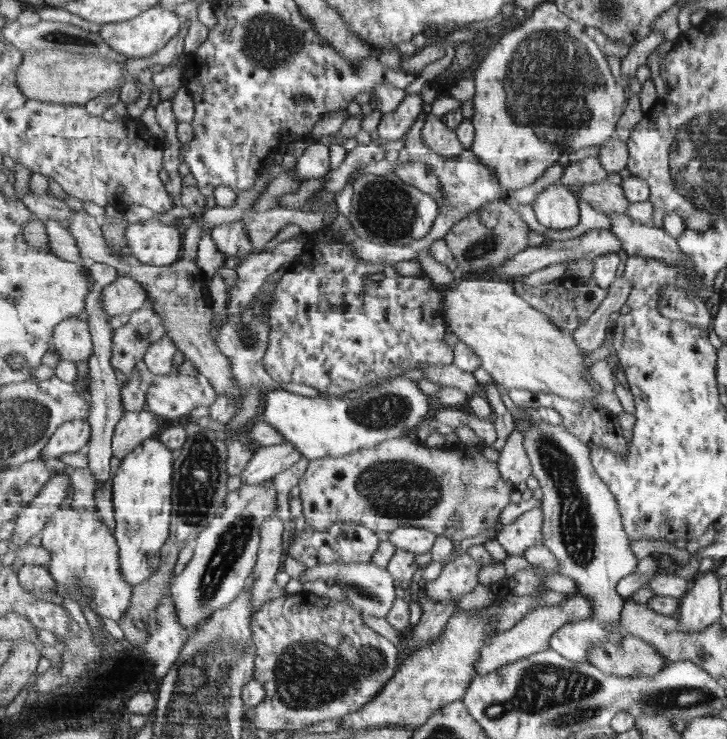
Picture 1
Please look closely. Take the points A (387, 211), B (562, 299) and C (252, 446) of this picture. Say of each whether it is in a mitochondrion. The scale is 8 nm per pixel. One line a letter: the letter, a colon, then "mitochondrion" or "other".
A: mitochondrion
B: mitochondrion
C: other

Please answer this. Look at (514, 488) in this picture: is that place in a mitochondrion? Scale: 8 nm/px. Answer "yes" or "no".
no

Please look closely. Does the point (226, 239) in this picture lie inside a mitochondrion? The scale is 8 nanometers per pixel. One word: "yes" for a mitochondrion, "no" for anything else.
no

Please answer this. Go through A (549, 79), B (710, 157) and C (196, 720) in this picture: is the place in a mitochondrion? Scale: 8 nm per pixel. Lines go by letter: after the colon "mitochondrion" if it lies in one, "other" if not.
A: mitochondrion
B: mitochondrion
C: mitochondrion

